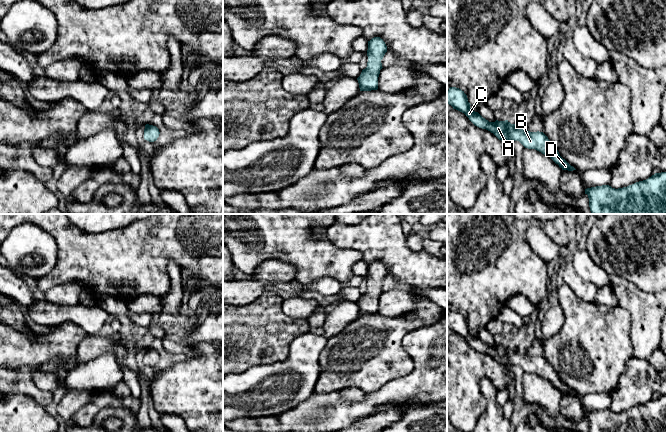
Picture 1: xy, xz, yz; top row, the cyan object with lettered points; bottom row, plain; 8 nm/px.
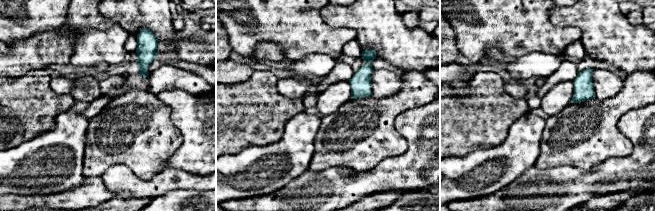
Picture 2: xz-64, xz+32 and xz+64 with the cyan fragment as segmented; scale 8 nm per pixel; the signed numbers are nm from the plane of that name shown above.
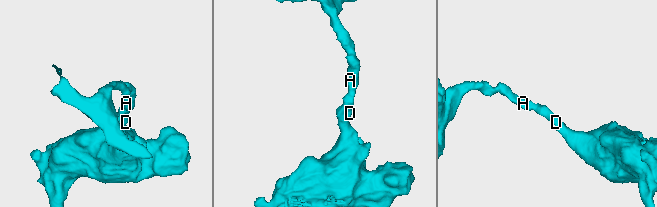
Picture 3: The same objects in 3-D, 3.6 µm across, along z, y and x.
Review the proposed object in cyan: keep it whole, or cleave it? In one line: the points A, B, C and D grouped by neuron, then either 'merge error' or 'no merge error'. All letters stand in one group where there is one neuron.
groups A B C D; no merge error

